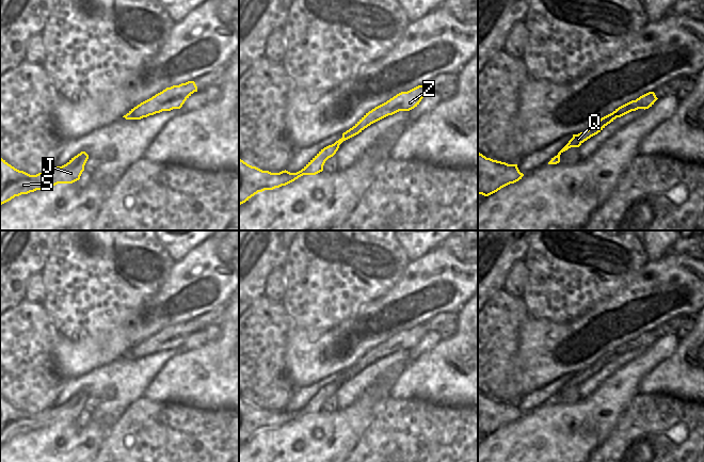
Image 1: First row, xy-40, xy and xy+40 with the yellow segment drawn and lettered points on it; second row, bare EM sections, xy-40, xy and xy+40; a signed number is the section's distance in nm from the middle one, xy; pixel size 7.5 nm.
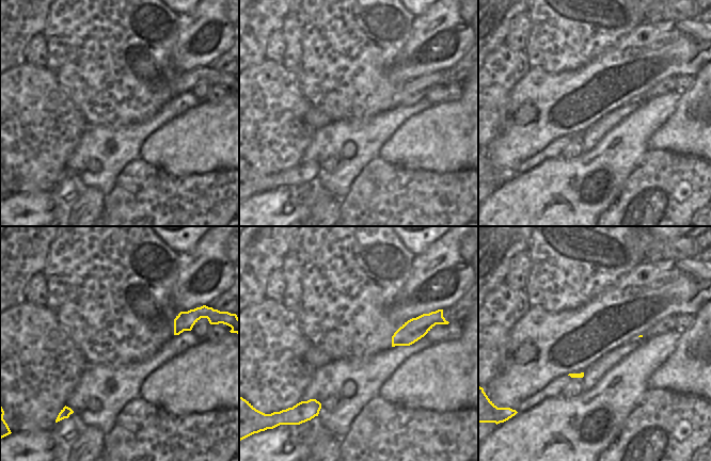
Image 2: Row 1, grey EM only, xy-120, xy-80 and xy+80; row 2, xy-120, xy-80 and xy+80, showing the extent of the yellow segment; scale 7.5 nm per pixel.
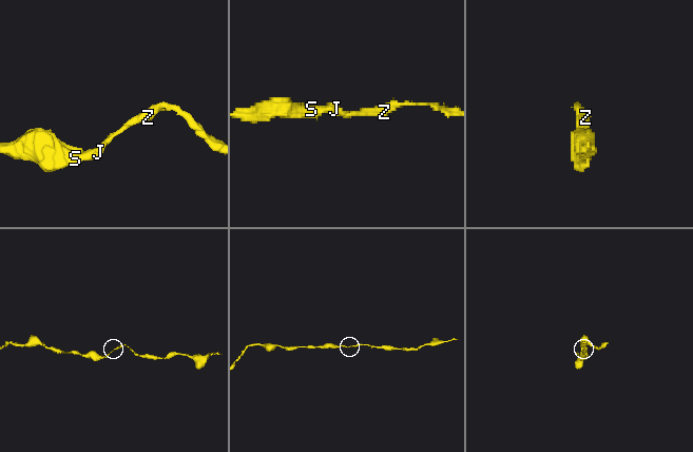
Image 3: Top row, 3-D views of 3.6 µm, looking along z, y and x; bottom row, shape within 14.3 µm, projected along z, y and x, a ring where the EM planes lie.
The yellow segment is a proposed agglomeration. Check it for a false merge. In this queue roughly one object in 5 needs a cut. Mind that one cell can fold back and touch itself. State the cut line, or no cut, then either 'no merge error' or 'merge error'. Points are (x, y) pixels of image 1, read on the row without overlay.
no cut; no merge error

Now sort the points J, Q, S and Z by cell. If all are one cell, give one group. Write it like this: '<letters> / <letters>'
J Q S Z

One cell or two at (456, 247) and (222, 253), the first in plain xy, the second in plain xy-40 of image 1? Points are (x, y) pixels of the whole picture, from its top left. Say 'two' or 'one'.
one

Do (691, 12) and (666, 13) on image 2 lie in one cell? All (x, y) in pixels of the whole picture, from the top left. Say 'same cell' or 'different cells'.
same cell

